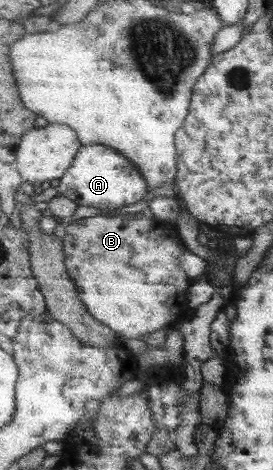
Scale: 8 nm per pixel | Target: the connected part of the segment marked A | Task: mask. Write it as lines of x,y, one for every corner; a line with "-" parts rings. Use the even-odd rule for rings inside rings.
99,144
80,147
73,165
60,179
56,189
58,194
70,198
80,206
92,206
108,211
132,206
140,200
145,200
144,196
151,191
148,181
135,162
120,151

